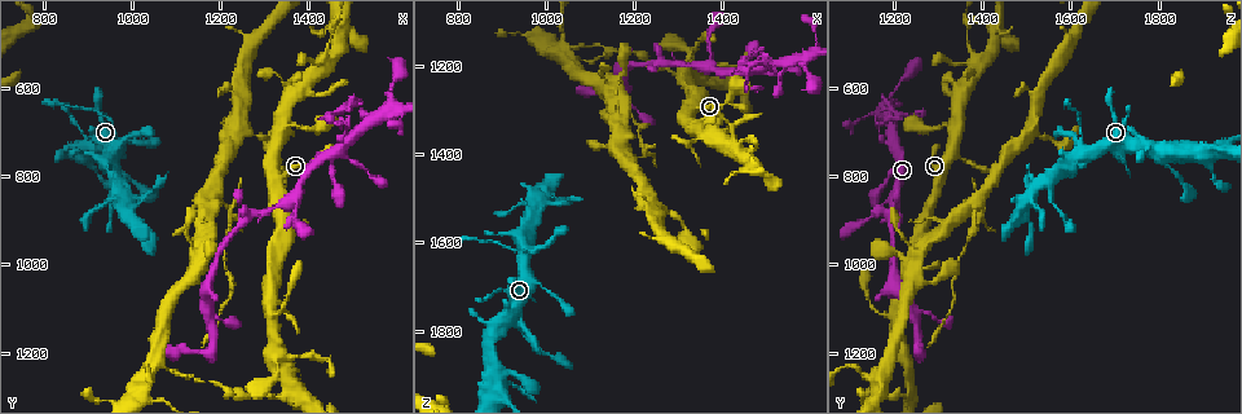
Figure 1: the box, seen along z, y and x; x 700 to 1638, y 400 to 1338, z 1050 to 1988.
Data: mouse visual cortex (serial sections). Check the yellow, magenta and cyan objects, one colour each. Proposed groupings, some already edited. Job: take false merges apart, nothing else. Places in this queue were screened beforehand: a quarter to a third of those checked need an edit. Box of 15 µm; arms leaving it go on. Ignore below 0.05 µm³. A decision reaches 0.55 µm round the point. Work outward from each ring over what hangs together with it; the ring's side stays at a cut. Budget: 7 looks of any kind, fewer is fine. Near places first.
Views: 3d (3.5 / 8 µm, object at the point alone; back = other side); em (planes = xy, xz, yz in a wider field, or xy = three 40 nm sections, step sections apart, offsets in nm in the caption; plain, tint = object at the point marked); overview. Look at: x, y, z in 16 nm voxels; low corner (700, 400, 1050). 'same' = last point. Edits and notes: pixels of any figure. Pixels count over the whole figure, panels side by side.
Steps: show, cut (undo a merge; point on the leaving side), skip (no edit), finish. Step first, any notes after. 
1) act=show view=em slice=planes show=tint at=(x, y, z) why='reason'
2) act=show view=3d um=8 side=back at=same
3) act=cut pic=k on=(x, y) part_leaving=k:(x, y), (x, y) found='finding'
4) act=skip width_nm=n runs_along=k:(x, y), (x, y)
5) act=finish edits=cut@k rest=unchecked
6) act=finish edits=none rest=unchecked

act=show view=3d um=3.5 at=(1265, 890, 1190) why='branch point'

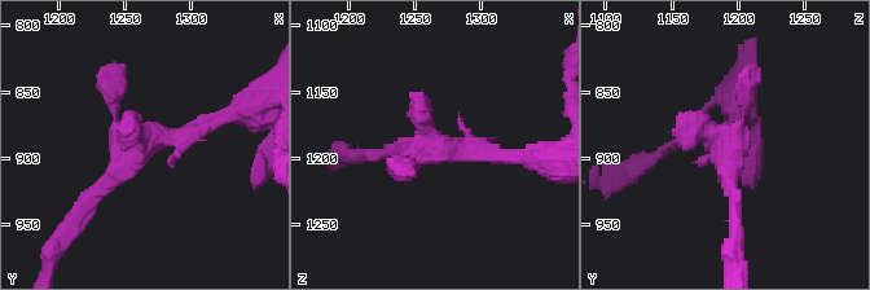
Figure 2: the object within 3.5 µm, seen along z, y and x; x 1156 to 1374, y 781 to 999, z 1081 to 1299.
act=show view=em slice=planes show=plain at=(1264, 892, 1192) why='now the EM'

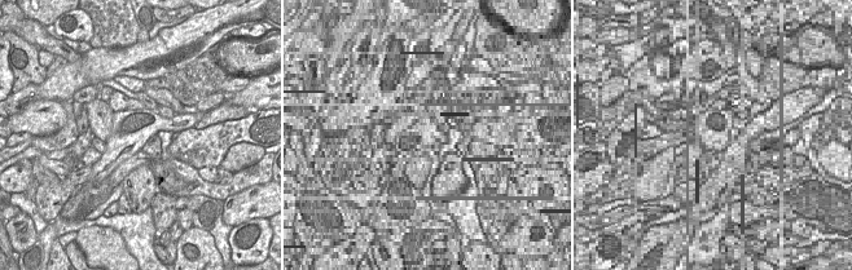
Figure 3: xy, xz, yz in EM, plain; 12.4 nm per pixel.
act=show view=em slice=planes show=tint at=same

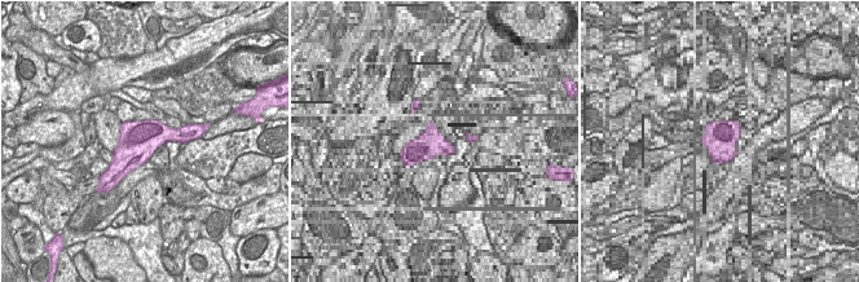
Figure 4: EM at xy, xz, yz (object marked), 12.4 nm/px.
act=skip runs_along=2:(220, 118), (149, 137), (82, 212) found='all the same cell'

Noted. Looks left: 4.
act=show view=3d um=3.5 at=(1315, 1115, 1210) why='two arms in line, one across'

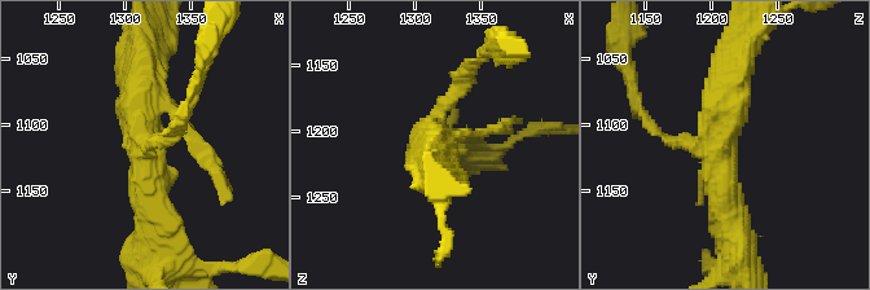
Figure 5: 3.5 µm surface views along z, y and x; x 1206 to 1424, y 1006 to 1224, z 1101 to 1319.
act=show view=em slice=xy step=5 show=tint at=(1312, 1114, 1206)

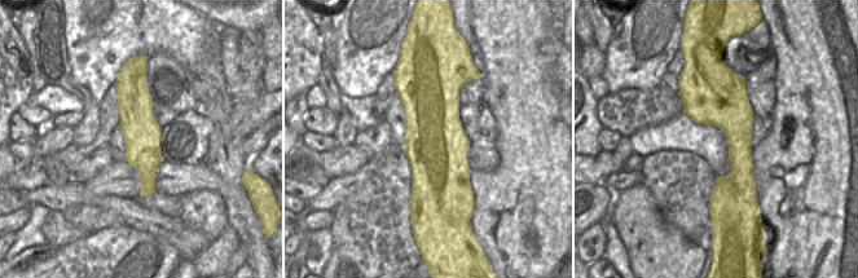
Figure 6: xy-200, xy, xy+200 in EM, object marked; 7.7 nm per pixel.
act=show view=em slice=xy step=2 show=tint at=same

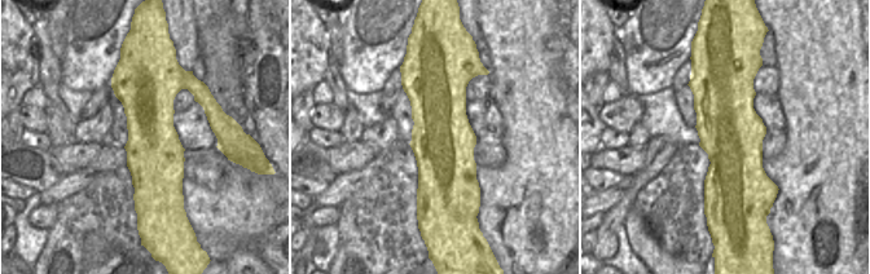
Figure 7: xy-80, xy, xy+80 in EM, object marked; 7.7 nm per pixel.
act=skip runs_along=5:(143, 57), (139, 109), (150, 229) found='all the same cell'

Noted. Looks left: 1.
act=finish edits=none rest=unchecked

